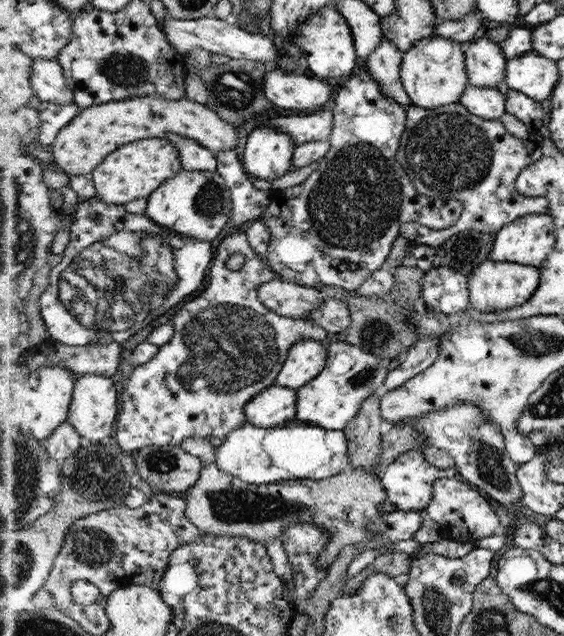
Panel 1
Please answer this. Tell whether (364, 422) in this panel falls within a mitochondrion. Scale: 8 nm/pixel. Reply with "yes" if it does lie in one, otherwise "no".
no

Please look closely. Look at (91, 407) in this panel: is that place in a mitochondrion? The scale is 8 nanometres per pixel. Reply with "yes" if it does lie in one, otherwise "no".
no

